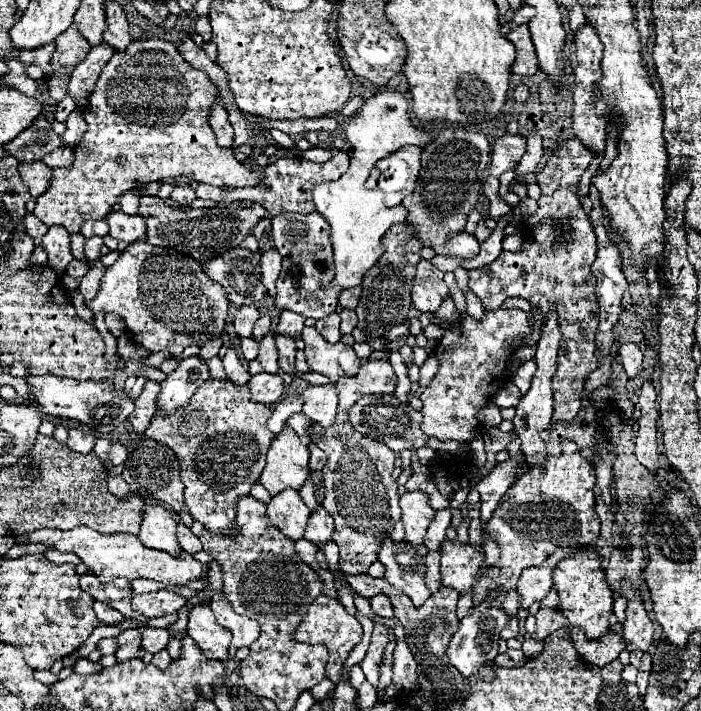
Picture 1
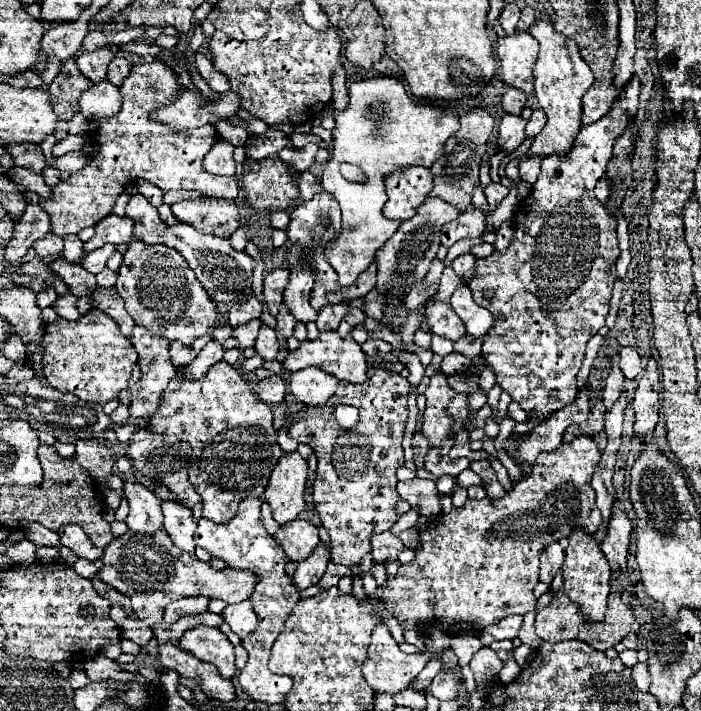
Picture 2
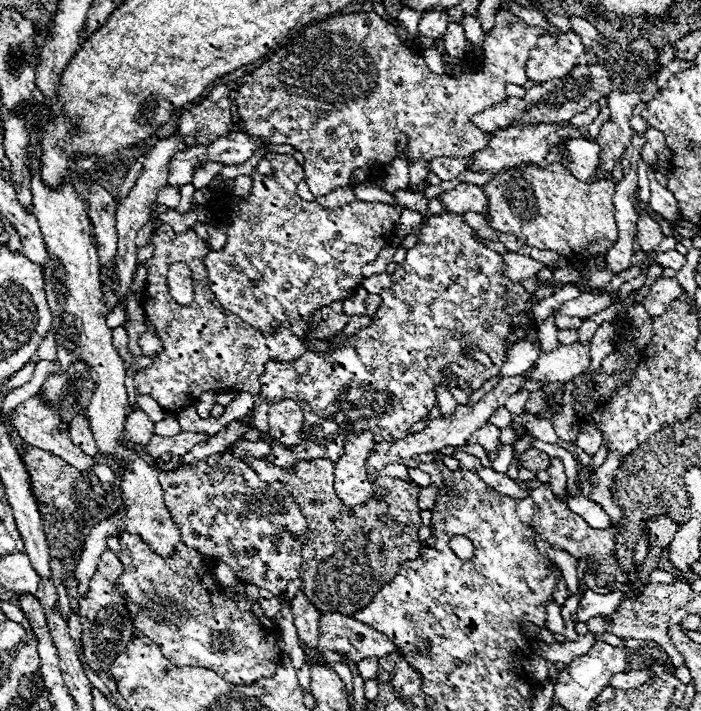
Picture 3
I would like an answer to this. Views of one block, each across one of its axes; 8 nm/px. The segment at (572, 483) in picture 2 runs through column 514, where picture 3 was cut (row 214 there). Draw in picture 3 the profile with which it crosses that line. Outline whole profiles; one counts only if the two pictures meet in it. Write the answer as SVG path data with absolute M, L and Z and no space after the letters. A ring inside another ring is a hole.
M524 162L496 174L482 190L488 196L486 218L494 230L526 238L530 246L540 250L556 250L572 262L584 262L590 256L606 254L618 240L612 180L584 186L560 162L552 162L546 168Z

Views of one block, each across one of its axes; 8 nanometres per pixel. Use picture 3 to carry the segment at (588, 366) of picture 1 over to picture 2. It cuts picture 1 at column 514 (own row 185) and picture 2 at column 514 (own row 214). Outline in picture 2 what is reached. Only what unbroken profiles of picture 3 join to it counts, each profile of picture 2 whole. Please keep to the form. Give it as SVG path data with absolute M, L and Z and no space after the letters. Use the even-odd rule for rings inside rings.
M632 74L610 112L598 122L582 126L570 154L542 160L538 180L528 198L520 202L514 216L516 232L510 246L504 252L494 250L488 258L478 258L476 272L468 284L476 304L484 306L494 316L494 326L482 342L482 356L488 368L496 374L498 386L506 390L512 400L526 412L536 412L540 418L548 418L556 408L564 408L576 398L576 374L582 366L586 344L604 326L608 316L620 248L616 242L616 220L594 196L594 186L606 174L614 142L636 116L638 92L640 80Z

